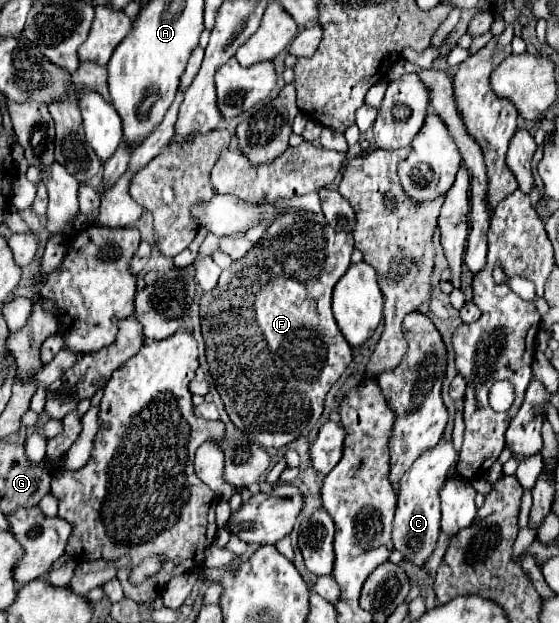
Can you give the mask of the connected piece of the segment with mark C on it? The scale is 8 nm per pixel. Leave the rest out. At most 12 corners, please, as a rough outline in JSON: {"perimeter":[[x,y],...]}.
{"perimeter":[[439,443],[399,485],[393,547],[425,567],[439,539],[439,489],[457,453]]}

